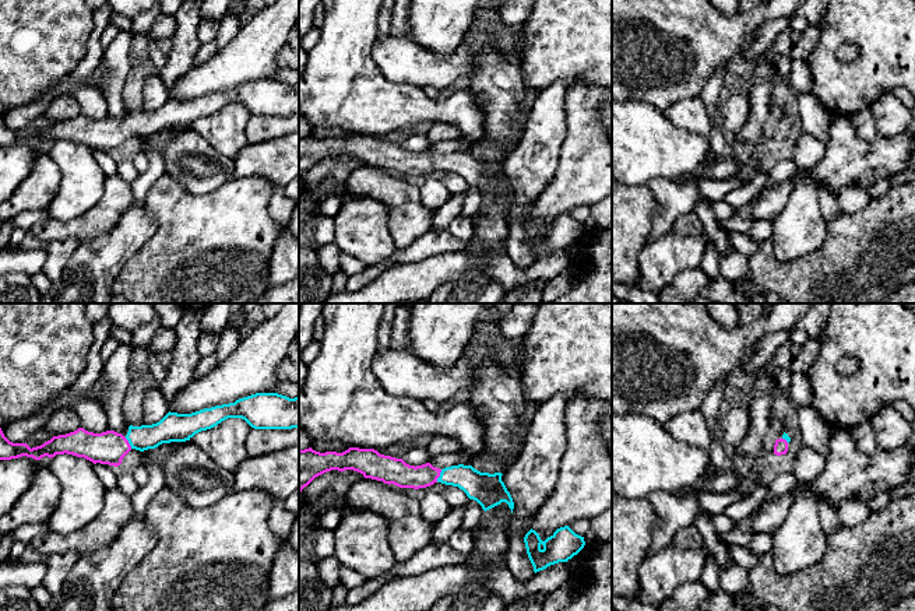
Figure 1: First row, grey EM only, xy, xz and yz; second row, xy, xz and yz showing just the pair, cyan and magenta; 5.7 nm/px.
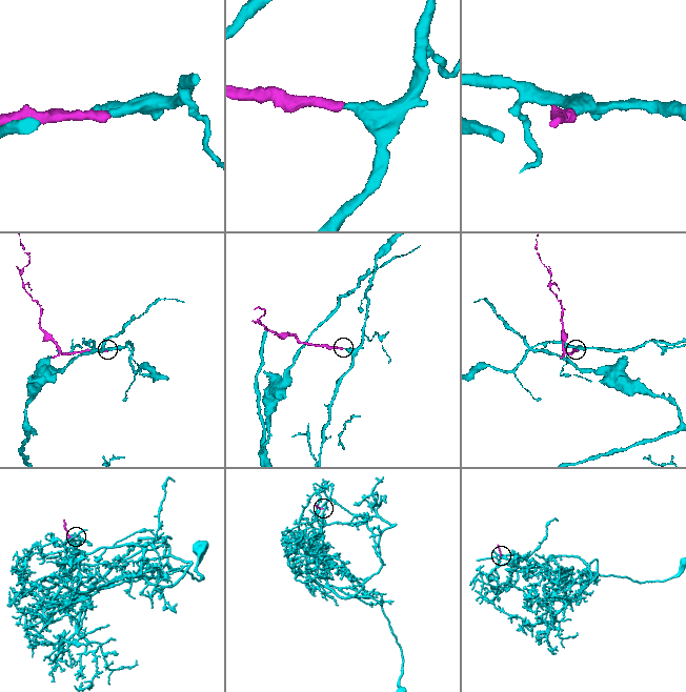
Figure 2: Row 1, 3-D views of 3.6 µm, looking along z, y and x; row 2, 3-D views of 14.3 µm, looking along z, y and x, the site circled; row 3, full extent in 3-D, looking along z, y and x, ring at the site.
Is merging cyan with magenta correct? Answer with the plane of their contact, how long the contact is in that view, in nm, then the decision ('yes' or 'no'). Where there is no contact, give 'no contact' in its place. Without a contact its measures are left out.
contact in xz; length 80 nm; yes

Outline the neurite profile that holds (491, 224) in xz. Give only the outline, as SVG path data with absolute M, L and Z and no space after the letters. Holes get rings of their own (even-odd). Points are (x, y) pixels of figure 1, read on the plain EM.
M506 189L485 199L474 220L476 246L486 252L500 252L507 236L511 196Z

